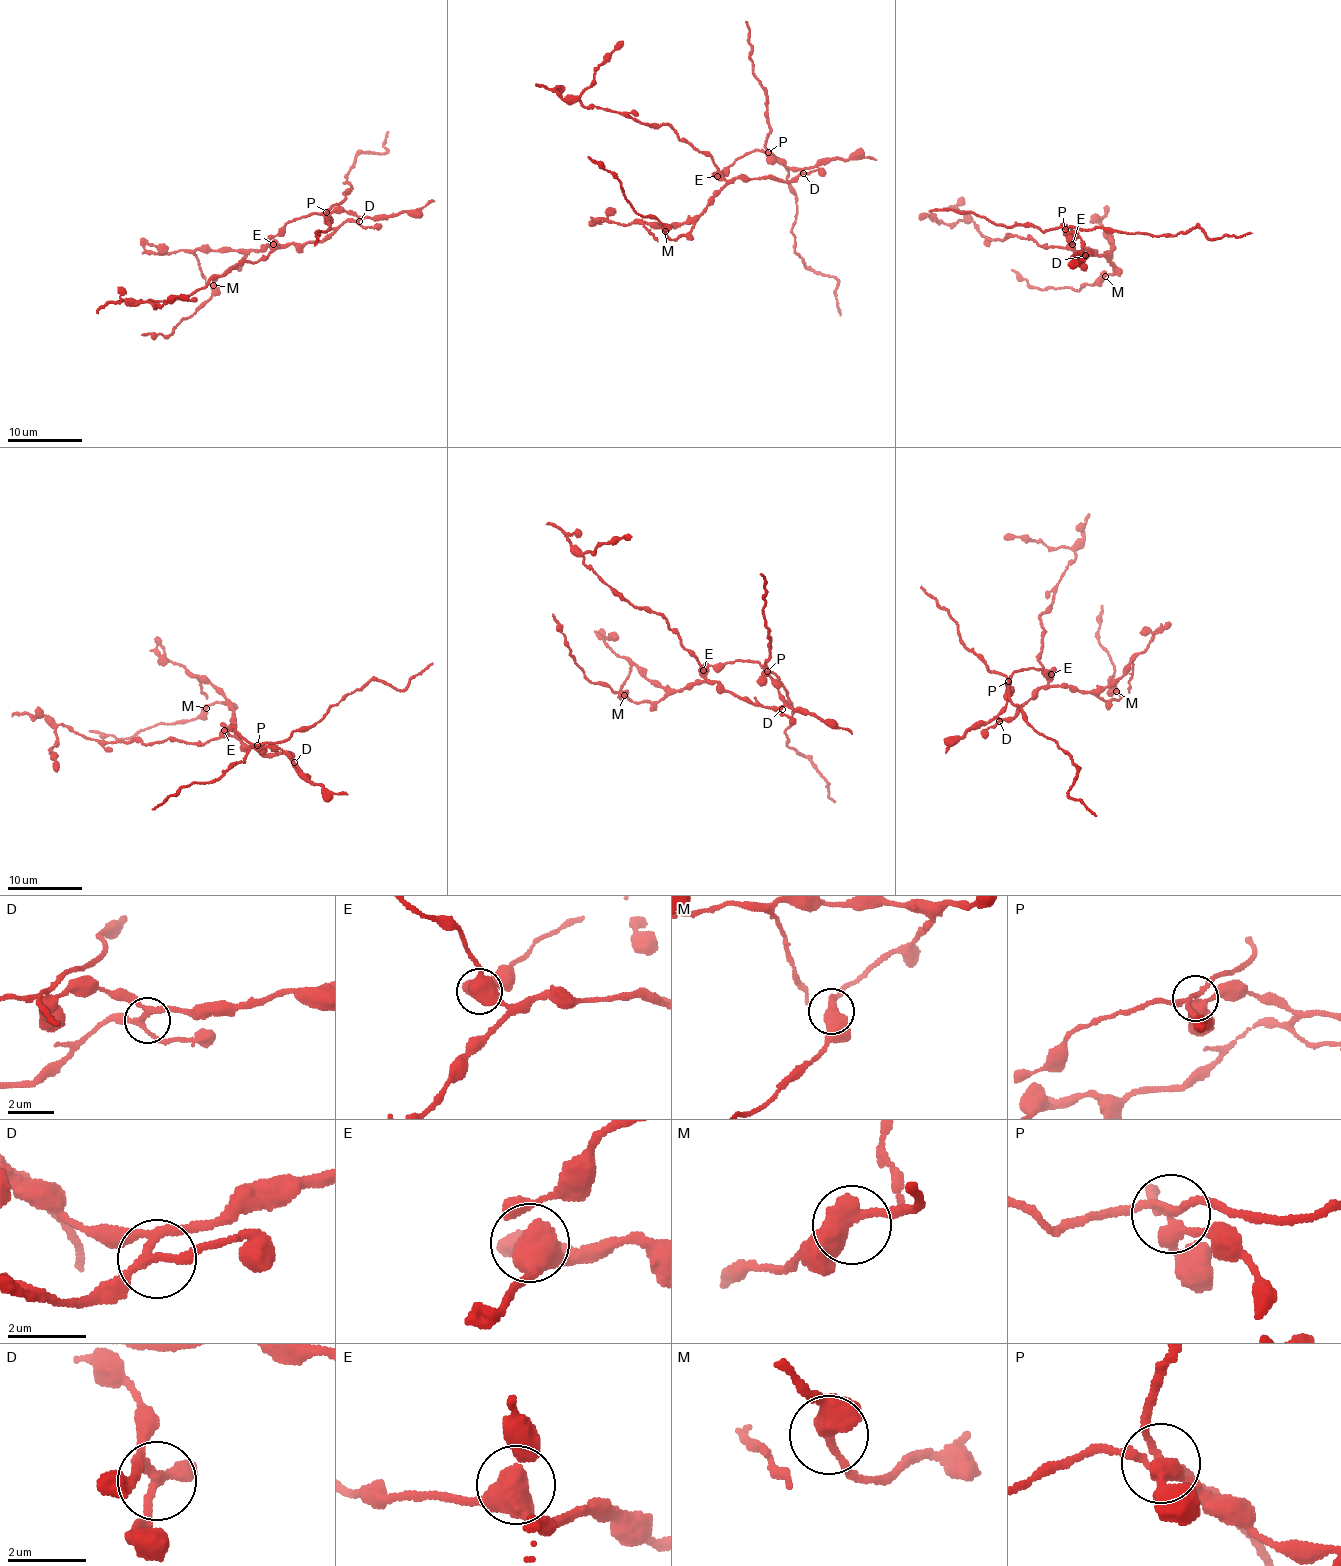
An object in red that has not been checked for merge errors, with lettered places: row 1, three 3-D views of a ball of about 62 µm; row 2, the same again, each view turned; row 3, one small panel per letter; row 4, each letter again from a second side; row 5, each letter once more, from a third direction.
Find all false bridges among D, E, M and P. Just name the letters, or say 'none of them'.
P

